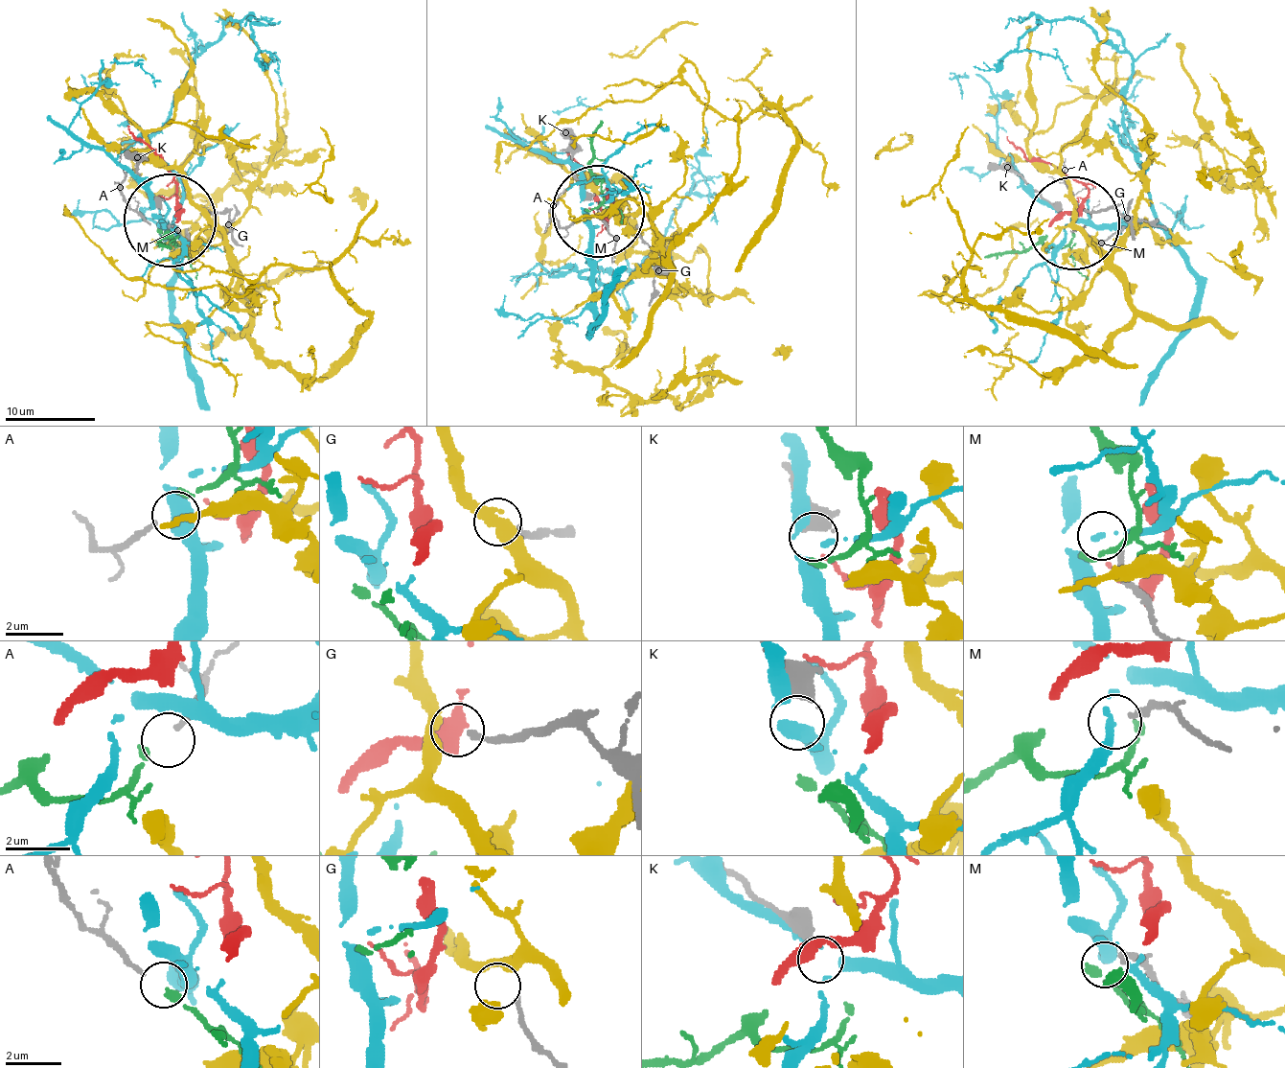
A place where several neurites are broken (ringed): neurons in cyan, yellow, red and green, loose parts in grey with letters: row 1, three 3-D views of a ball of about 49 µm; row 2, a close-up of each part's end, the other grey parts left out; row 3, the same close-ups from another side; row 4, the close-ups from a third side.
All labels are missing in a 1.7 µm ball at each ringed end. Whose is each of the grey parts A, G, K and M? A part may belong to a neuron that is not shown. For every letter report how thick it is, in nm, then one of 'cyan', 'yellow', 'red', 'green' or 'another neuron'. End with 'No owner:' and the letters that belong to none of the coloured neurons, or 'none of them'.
A: calibre 170 nm; green
G: calibre 150 nm; another neuron
K: calibre 600 nm; another neuron
M: calibre 200 nm; another neuron
No owner: G, K, M

